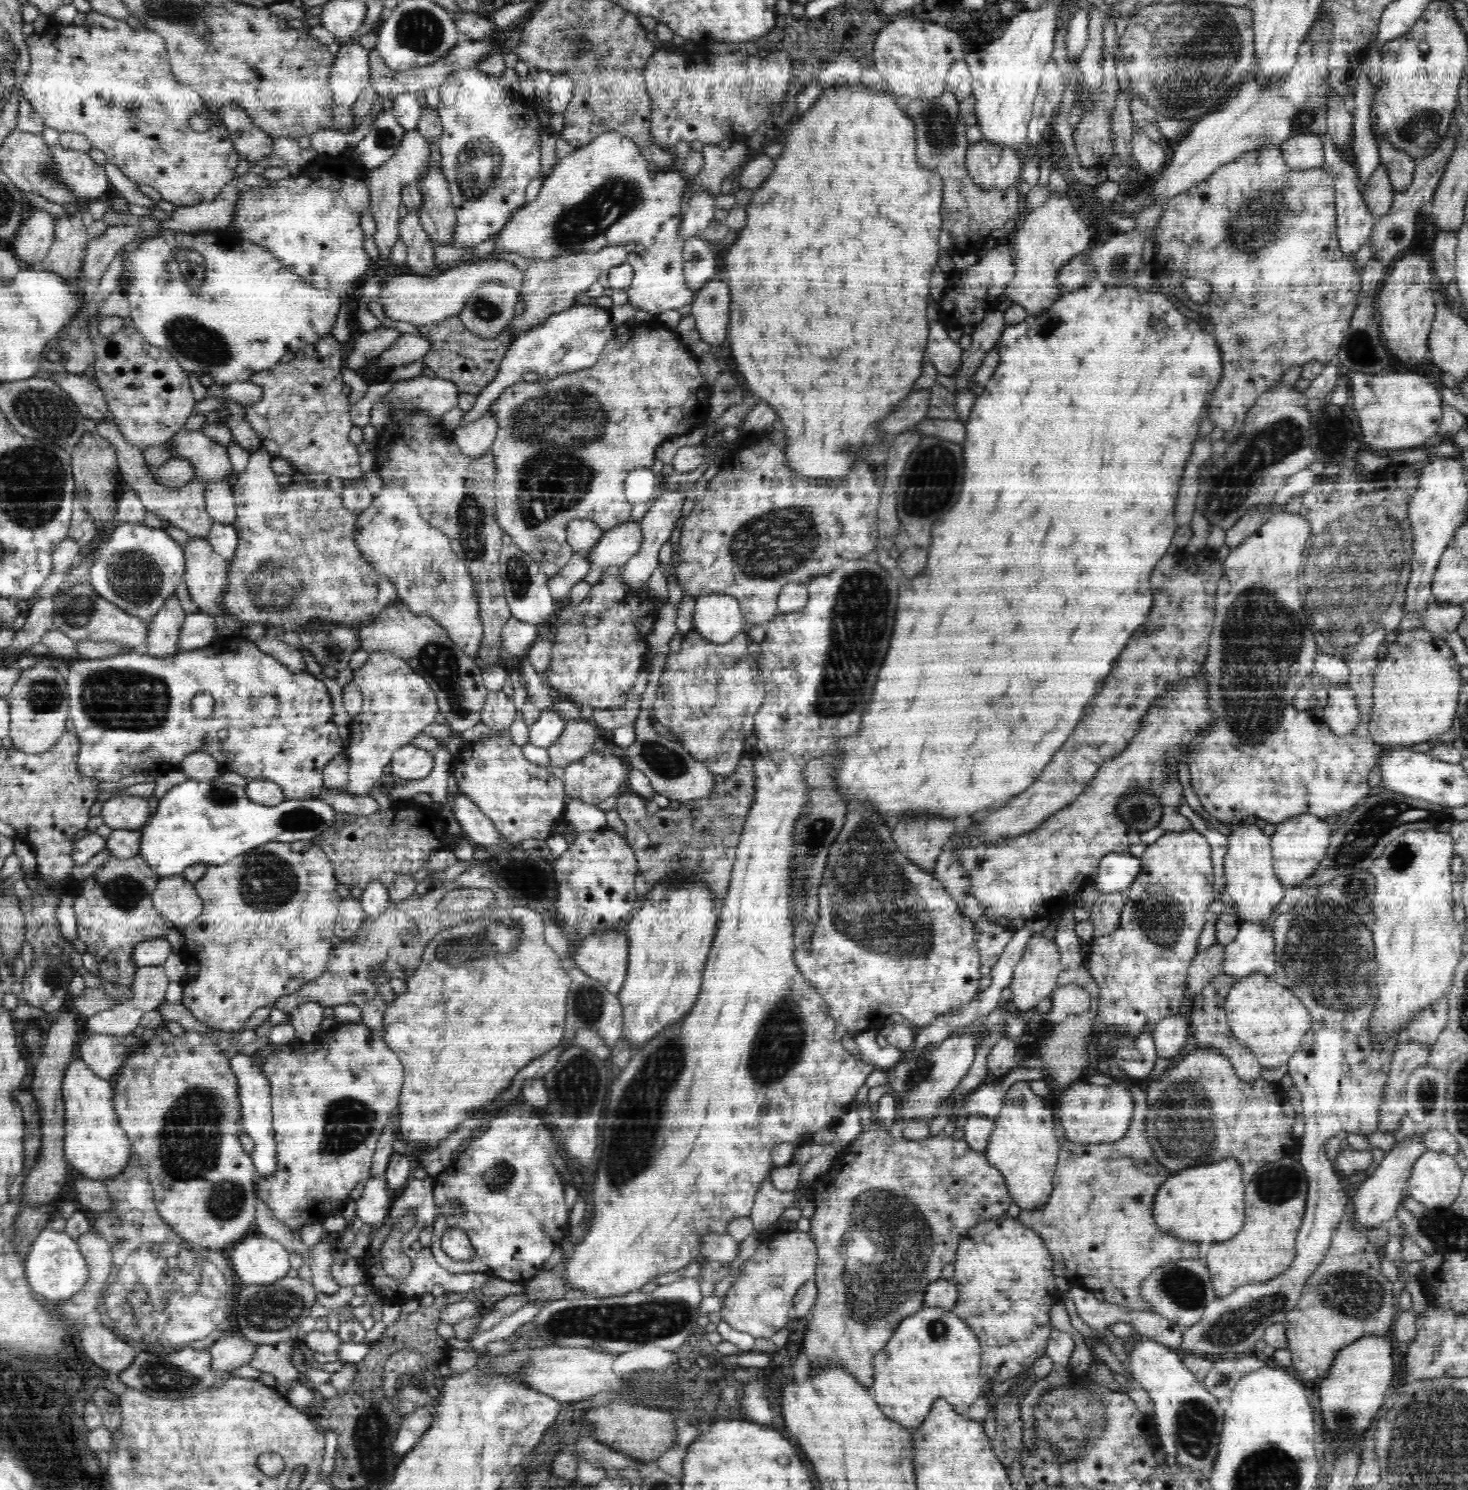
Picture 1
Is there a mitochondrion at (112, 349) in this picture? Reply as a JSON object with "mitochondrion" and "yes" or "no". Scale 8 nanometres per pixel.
{"mitochondrion":"no"}

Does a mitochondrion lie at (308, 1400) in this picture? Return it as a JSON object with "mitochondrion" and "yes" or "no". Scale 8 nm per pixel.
{"mitochondrion":"no"}

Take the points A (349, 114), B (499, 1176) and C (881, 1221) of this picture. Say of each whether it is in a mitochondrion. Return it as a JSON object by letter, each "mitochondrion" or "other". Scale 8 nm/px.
{"A":"other","B":"mitochondrion","C":"mitochondrion"}

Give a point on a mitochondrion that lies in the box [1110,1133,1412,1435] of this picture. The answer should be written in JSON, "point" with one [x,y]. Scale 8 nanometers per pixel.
{"point":[1233,1328]}

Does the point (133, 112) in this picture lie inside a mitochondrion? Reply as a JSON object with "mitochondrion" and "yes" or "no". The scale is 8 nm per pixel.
{"mitochondrion":"yes"}

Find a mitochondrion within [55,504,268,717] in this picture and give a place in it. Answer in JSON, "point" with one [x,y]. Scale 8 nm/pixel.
{"point":[136,578]}

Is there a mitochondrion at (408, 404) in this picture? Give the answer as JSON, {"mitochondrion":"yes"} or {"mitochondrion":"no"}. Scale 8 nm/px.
{"mitochondrion":"yes"}

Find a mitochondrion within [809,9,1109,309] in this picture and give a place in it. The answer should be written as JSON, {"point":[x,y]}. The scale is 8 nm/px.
{"point":[939,126]}

